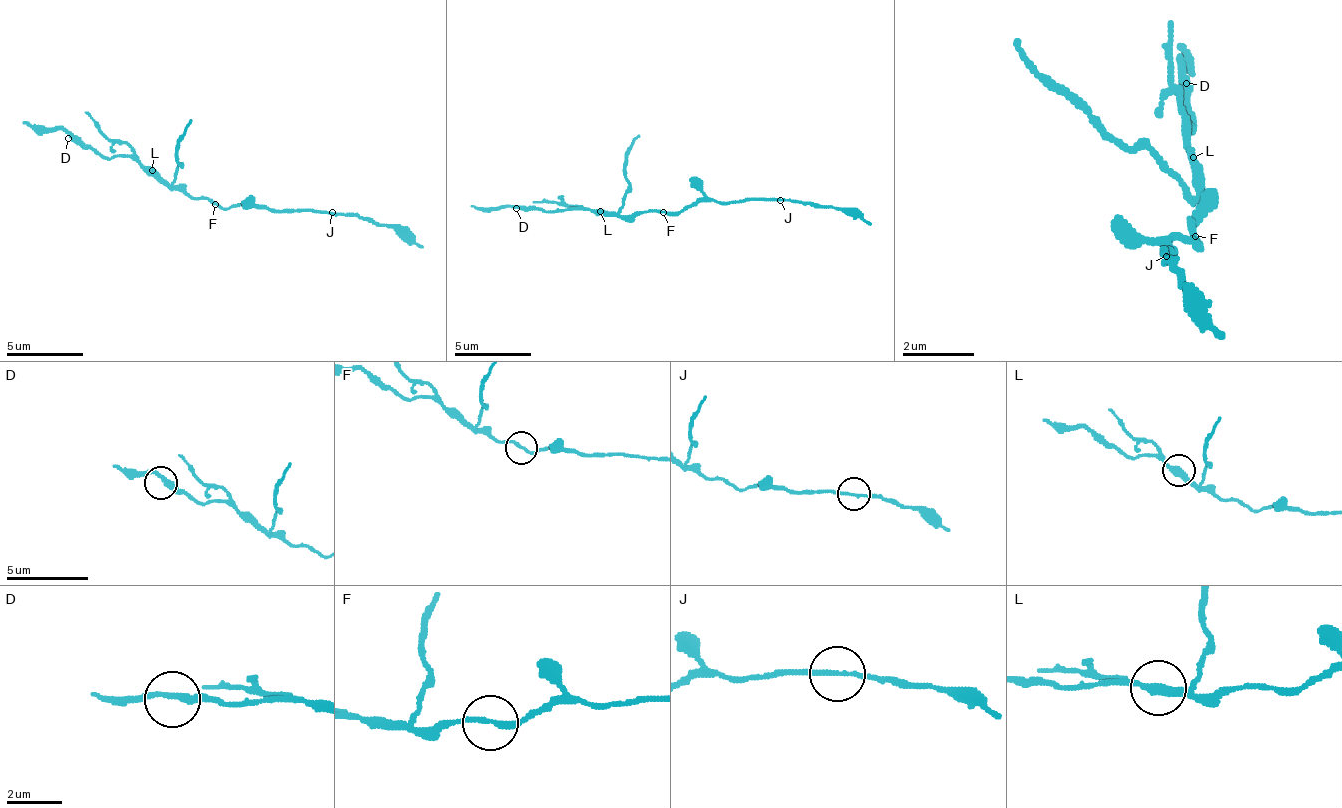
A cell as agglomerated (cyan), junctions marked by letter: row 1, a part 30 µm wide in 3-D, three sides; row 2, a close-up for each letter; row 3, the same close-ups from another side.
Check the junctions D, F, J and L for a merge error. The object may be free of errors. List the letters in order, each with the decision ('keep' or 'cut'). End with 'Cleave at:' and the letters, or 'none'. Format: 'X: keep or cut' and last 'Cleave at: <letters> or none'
D: keep
F: keep
J: keep
L: cut
Cleave at: L

